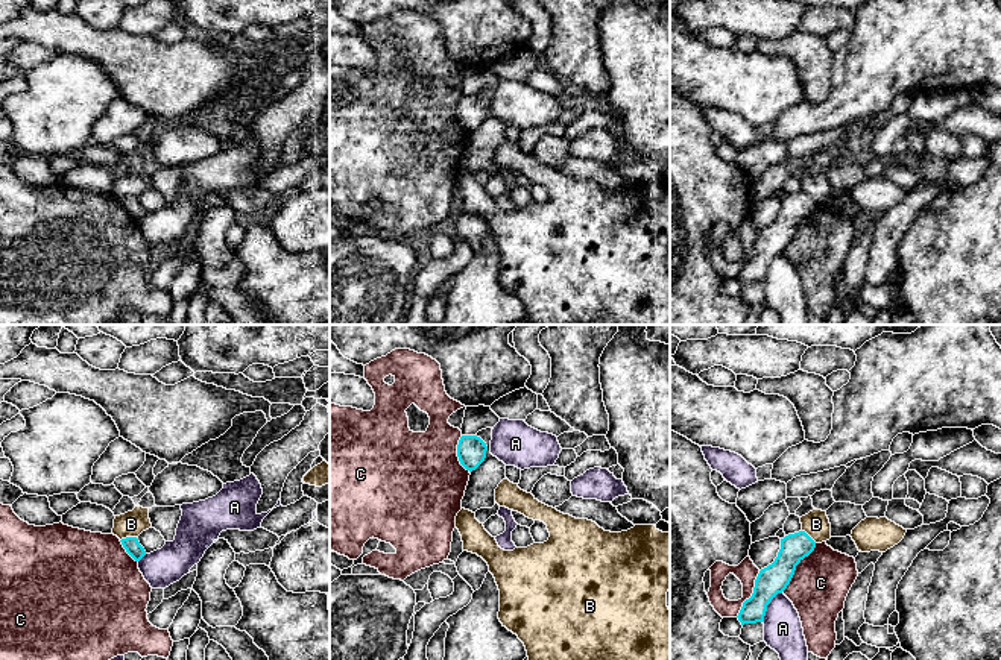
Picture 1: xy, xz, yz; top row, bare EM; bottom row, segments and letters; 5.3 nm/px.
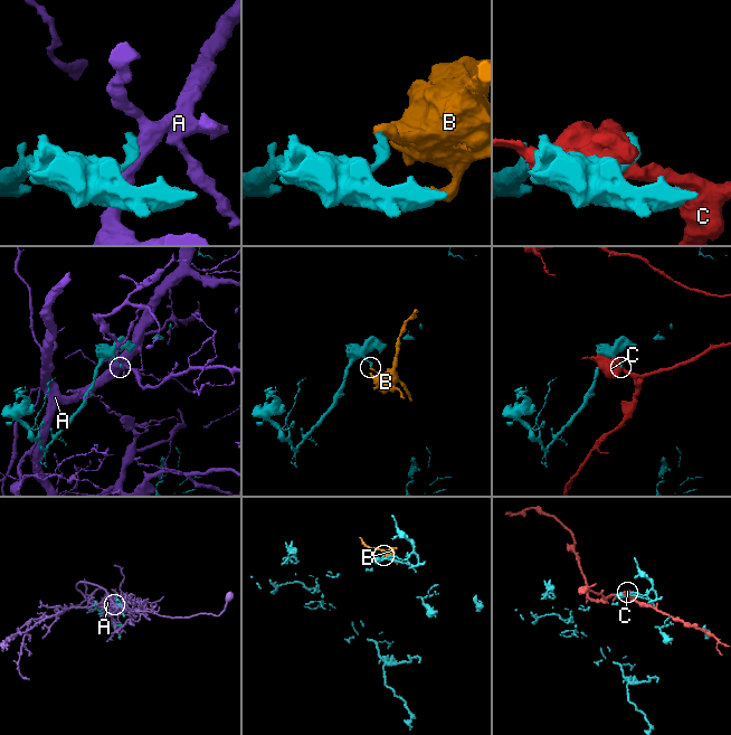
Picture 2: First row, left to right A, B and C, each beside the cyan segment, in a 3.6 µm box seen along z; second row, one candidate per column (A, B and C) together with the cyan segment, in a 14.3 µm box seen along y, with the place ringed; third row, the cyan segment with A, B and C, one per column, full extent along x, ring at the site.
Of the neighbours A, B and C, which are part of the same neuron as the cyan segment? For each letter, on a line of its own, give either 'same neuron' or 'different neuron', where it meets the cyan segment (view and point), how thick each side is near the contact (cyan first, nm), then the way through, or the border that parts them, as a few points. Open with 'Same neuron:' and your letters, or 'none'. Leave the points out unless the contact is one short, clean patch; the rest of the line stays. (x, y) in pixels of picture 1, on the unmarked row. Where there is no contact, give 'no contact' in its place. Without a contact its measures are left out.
Same neuron: none
A: different neuron | yz (767, 264) | 160/200 nm
B: different neuron | xy (128, 198) | 90/140 nm | along xy (135, 196), (126, 196), (120, 201)
C: different neuron | yz (795, 228) | 160/300 nm

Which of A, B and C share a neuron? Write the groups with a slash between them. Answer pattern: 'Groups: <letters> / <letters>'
Groups: A / B / C

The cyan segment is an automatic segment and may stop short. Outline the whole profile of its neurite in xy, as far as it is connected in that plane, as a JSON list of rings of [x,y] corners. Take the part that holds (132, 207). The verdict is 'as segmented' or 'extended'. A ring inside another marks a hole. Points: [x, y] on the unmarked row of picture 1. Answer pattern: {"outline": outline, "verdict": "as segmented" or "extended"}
{"outline": [[[126,197],[126,199],[122,199],[120,202],[122,202],[123,208],[126,209],[126,212],[135,222],[140,222],[146,215],[144,208],[140,205],[137,197]]], "verdict": "as segmented"}

